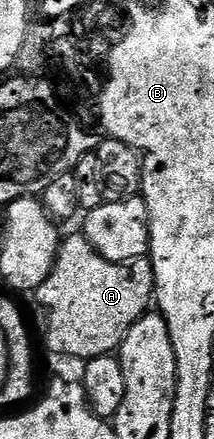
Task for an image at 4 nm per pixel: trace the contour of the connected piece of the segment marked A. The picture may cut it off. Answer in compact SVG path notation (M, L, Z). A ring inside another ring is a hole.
M75 233L61 240L58 245L58 260L54 263L54 268L50 276L44 280L38 287L36 298L40 306L46 310L46 347L54 355L67 355L70 359L79 359L85 361L95 359L101 355L109 355L117 352L121 348L124 337L128 333L128 329L132 329L132 325L136 325L136 321L141 315L147 314L151 310L152 300L154 299L154 267L150 263L149 258L138 259L135 263L113 263L104 257L100 257L100 253L96 253L96 249L92 249L92 245L81 233Z

